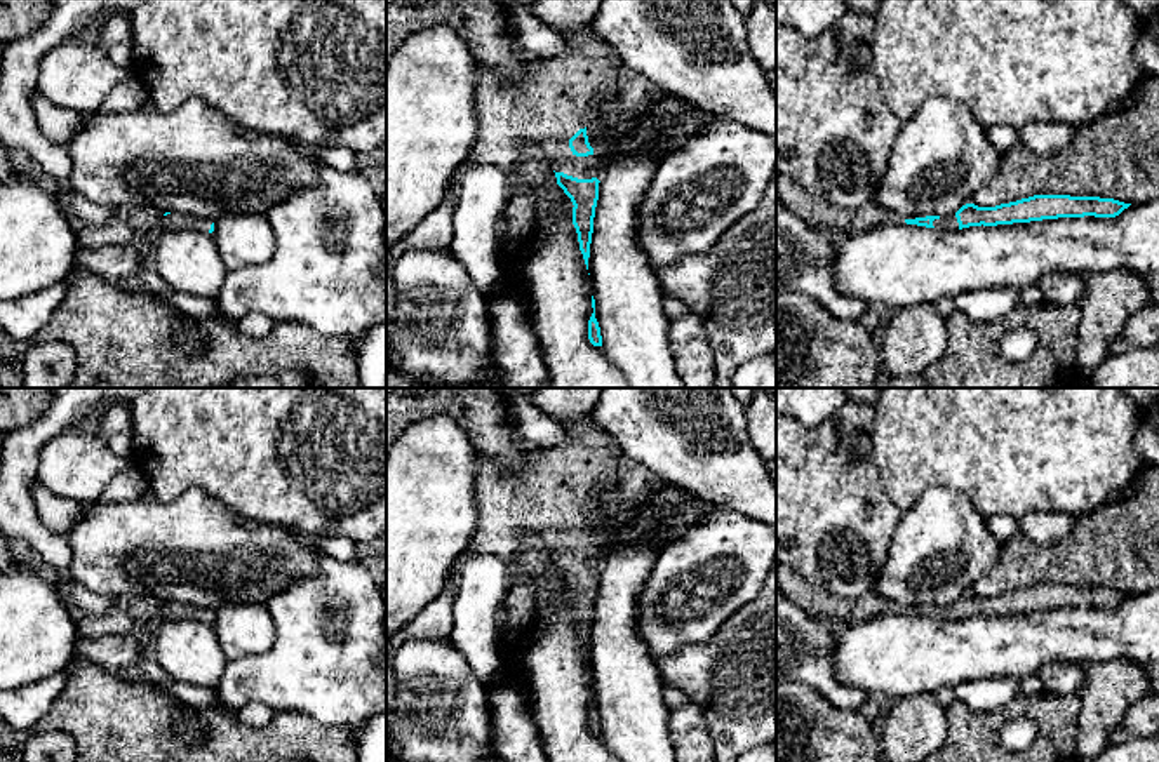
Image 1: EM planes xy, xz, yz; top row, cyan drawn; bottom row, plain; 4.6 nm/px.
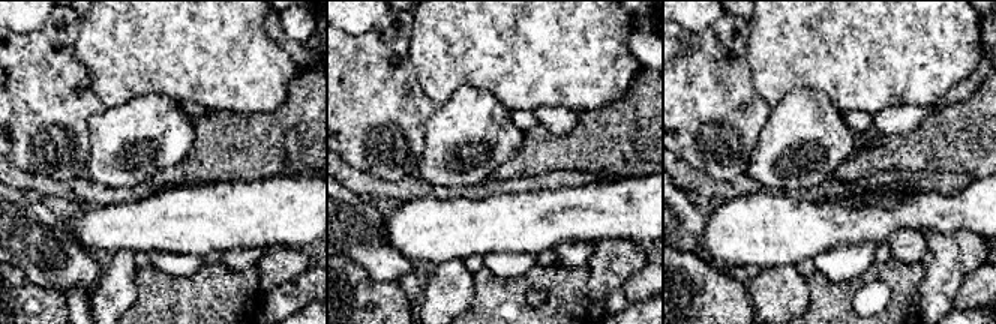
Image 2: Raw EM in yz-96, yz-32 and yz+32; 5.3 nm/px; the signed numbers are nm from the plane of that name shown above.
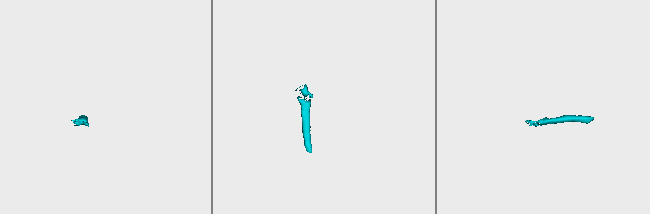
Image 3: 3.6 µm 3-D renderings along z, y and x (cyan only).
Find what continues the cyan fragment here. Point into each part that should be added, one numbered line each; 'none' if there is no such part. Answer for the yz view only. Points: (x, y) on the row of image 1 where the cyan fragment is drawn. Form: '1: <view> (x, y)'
1: yz (949, 223)

